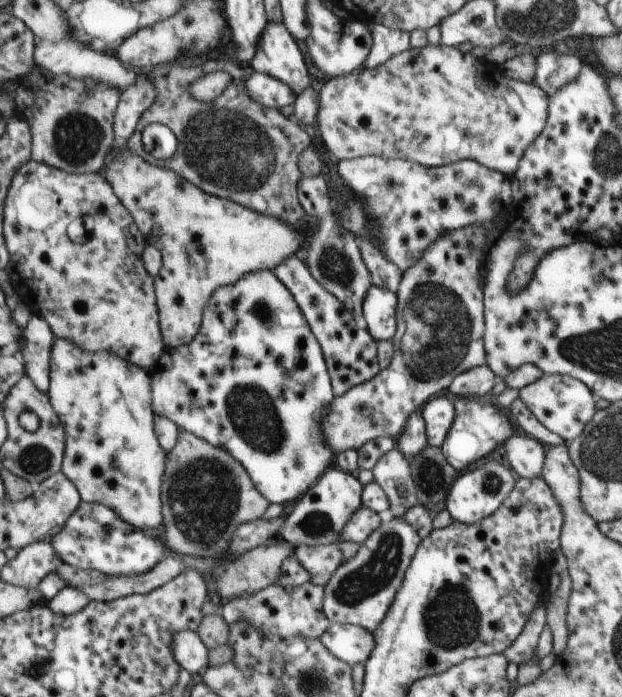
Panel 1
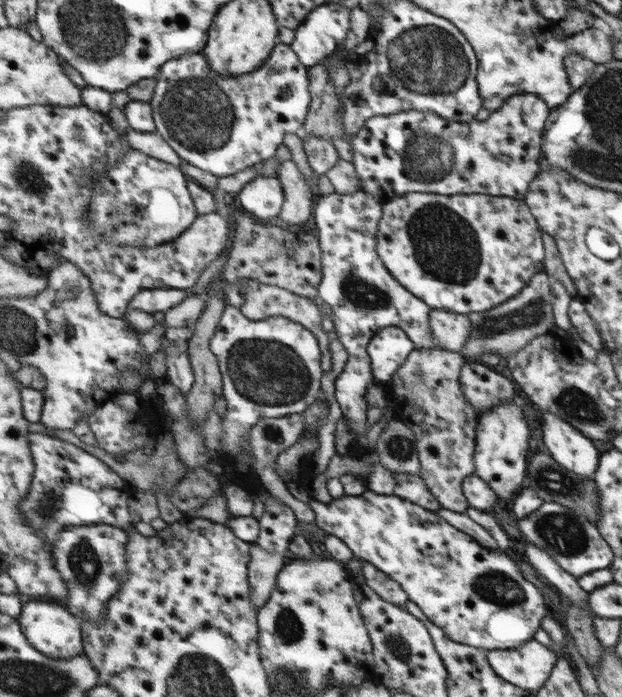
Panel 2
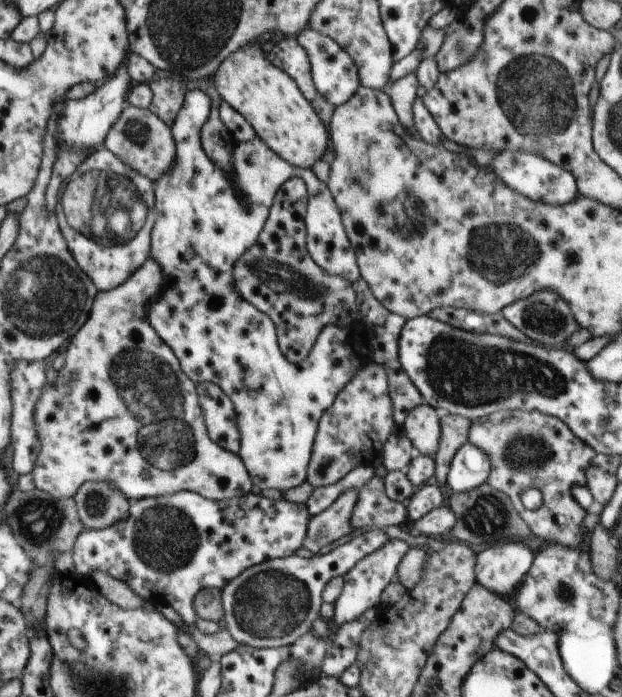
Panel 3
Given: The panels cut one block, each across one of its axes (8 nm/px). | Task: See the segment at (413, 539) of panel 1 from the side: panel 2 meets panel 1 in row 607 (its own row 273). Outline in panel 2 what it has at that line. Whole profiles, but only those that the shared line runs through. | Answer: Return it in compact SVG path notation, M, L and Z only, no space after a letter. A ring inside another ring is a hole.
M360 190L351 195L354 196L352 200L350 194L340 196L340 206L344 204L344 212L340 212L334 192L316 194L310 227L318 237L321 250L323 275L319 284L319 299L330 306L334 314L330 324L348 353L344 371L335 383L335 396L346 423L352 426L357 437L366 432L369 387L378 384L368 352L377 331L384 327L400 327L405 329L416 349L434 350L437 345L433 340L431 308L392 277L376 252L378 222L385 200L366 193L364 202L360 204Z

